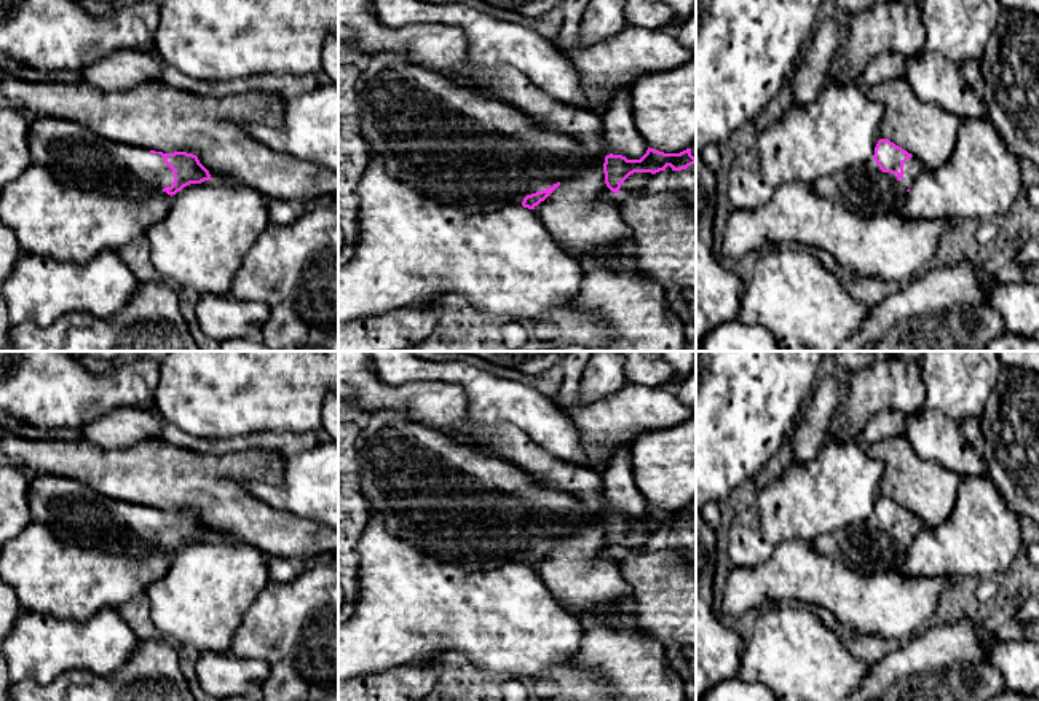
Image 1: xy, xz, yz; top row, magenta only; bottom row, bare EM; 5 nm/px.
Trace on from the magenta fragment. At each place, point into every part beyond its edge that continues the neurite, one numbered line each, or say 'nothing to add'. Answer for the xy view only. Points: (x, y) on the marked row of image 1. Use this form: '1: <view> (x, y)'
1: xy (75, 155)

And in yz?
1: yz (864, 189)

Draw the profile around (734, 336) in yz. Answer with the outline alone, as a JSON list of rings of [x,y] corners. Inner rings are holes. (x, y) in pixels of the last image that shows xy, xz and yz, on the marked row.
[[[739,318],[710,331],[702,348],[704,351],[780,351],[769,331],[744,324]]]

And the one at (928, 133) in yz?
[[[903,77],[886,80],[867,94],[883,104],[883,139],[916,156],[924,169],[950,160],[962,125],[959,117],[919,101]]]

